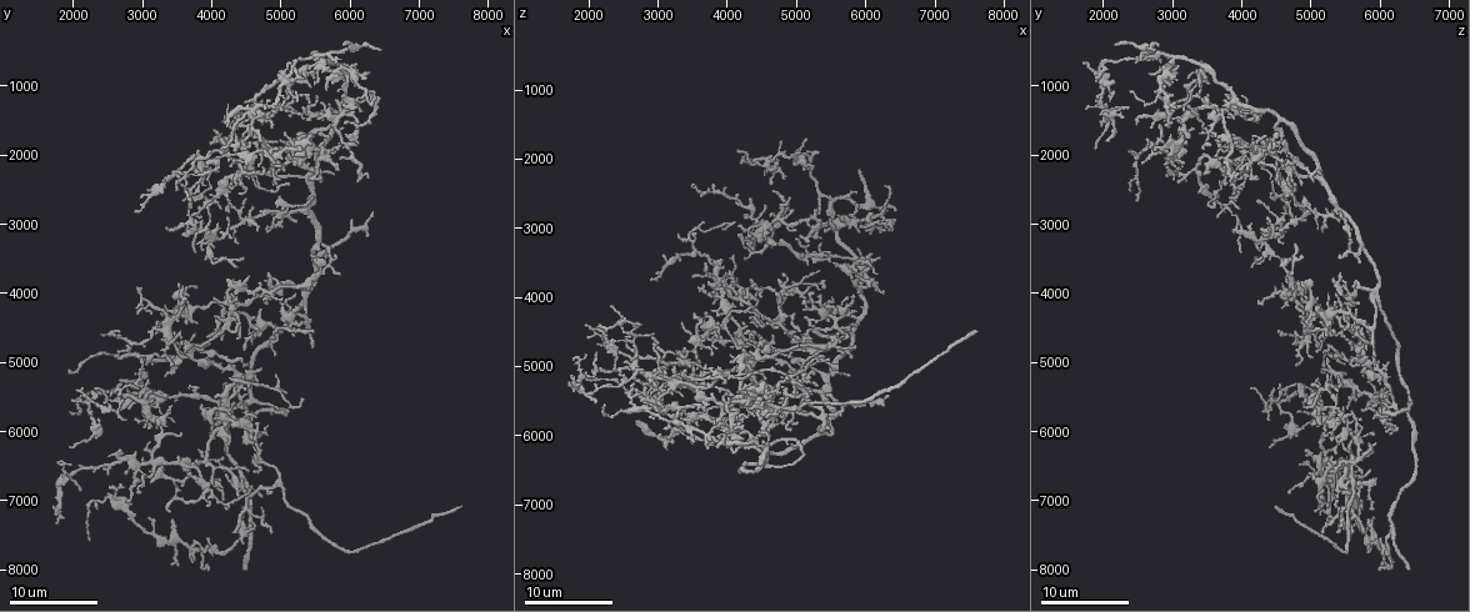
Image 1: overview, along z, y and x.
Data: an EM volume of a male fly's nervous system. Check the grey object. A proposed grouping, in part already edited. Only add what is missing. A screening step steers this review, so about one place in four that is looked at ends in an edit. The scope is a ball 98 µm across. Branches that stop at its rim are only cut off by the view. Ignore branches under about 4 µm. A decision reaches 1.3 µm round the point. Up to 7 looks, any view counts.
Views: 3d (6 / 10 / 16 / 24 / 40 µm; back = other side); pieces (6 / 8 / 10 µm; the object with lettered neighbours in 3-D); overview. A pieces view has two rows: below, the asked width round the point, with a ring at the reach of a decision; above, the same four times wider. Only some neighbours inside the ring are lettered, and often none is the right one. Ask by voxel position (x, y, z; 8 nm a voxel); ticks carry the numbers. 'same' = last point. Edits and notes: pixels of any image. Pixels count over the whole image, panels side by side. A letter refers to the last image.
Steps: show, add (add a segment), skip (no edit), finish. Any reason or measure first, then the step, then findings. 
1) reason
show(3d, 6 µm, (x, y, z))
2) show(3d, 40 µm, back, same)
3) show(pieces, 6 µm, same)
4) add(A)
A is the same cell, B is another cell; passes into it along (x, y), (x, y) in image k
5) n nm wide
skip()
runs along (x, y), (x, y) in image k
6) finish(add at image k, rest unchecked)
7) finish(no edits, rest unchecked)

branch stops here
show(pieces, 8 µm, (5900, 400, 2200))

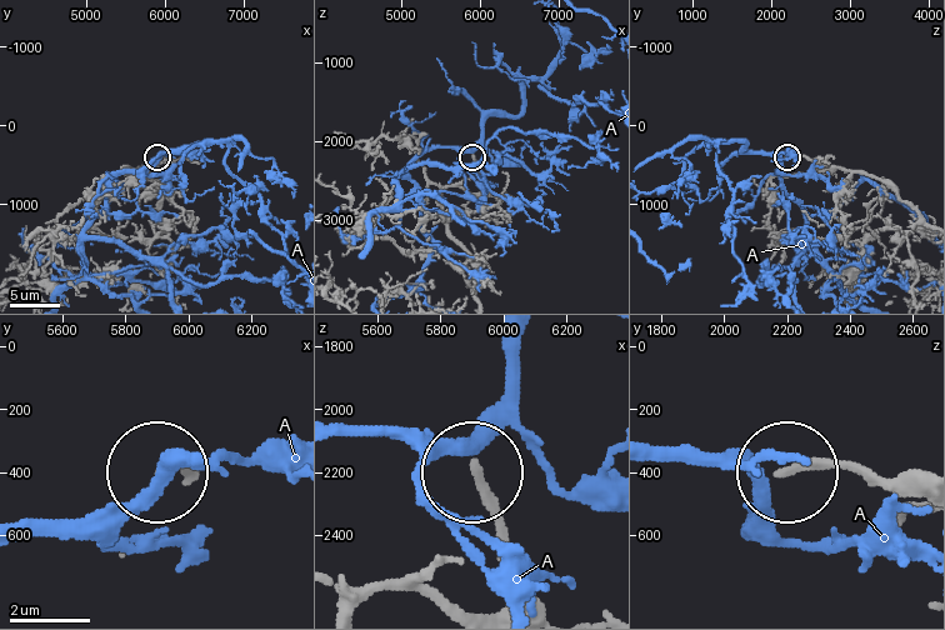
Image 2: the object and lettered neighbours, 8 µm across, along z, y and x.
210 nm wide
skip()
A is another cell; no lettered segment goes on from it

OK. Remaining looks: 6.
branch stops here
show(pieces, 8 µm, (4900, 2400, 4550))

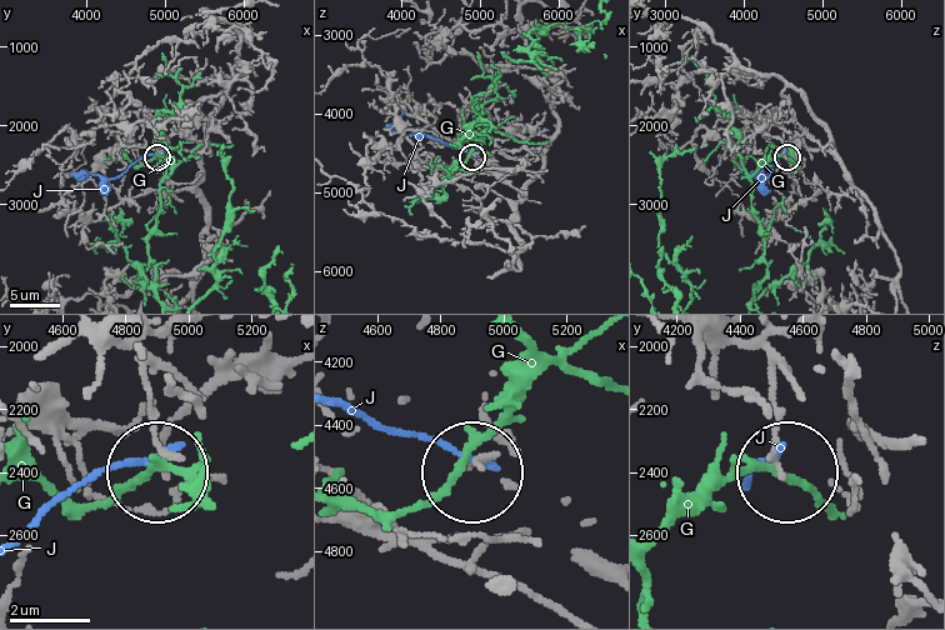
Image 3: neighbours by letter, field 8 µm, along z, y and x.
skip()
G and J are other cells; runs along (823, 123), (800, 94), (785, 89), (785, 156) in image 3; no lettered segment goes on from it

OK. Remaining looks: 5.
an open end
show(pieces, 8 µm, (5500, 3500, 5450))

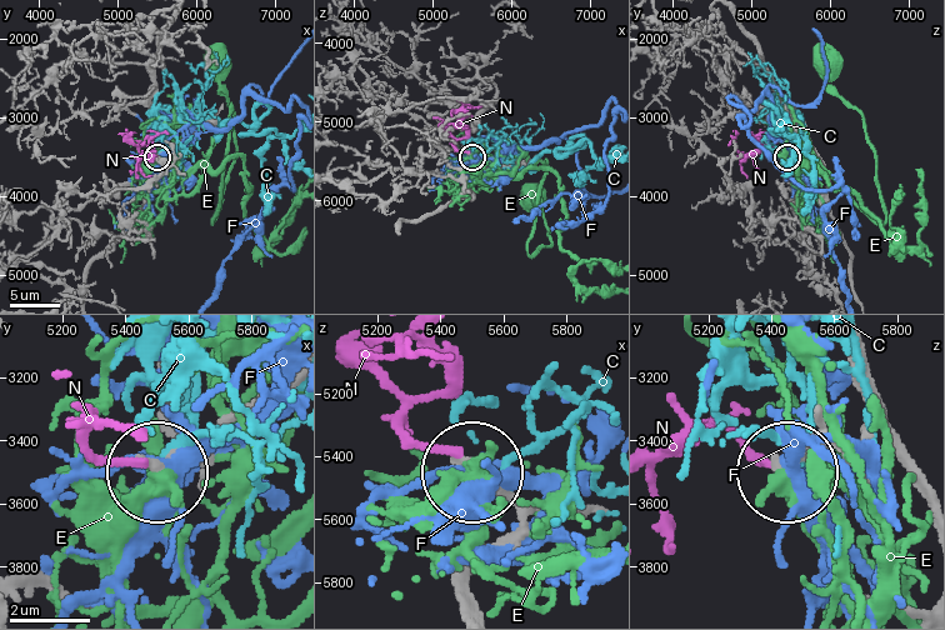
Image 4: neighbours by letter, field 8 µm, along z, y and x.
add(N)
N is the same cell, C, E and F are other cells; it goes on there

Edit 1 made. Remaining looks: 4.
an open end
show(pieces, 10 µm, (4350, 5300, 4850))

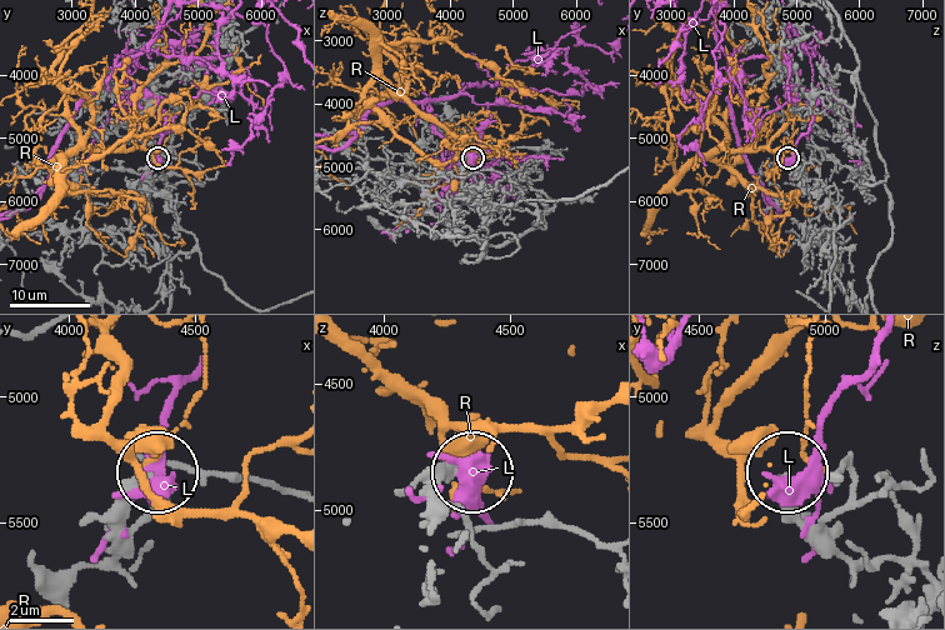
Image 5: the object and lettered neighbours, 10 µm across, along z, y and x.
skip()
L and R are other cells; no lettered segment goes on from it

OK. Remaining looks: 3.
finish(add at image 4, rest unchecked)

